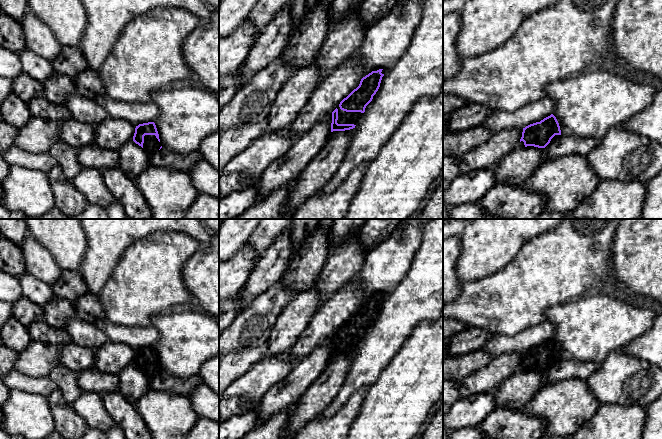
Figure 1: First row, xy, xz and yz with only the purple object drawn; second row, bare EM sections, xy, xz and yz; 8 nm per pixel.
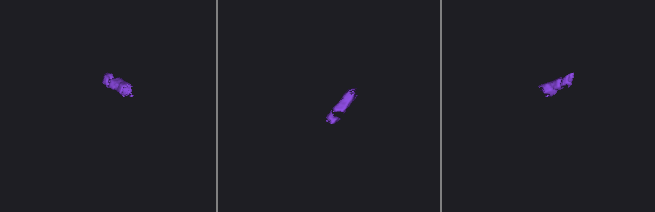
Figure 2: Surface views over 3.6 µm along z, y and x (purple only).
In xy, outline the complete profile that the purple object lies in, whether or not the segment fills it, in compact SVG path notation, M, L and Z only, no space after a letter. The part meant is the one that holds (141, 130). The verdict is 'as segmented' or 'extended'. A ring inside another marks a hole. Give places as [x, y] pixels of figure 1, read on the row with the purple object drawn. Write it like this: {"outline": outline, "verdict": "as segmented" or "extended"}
{"outline": "M154 122L143 123L136 126L133 141L141 146L148 155L162 148Z", "verdict": "extended"}

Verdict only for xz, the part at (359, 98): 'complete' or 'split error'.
split error

